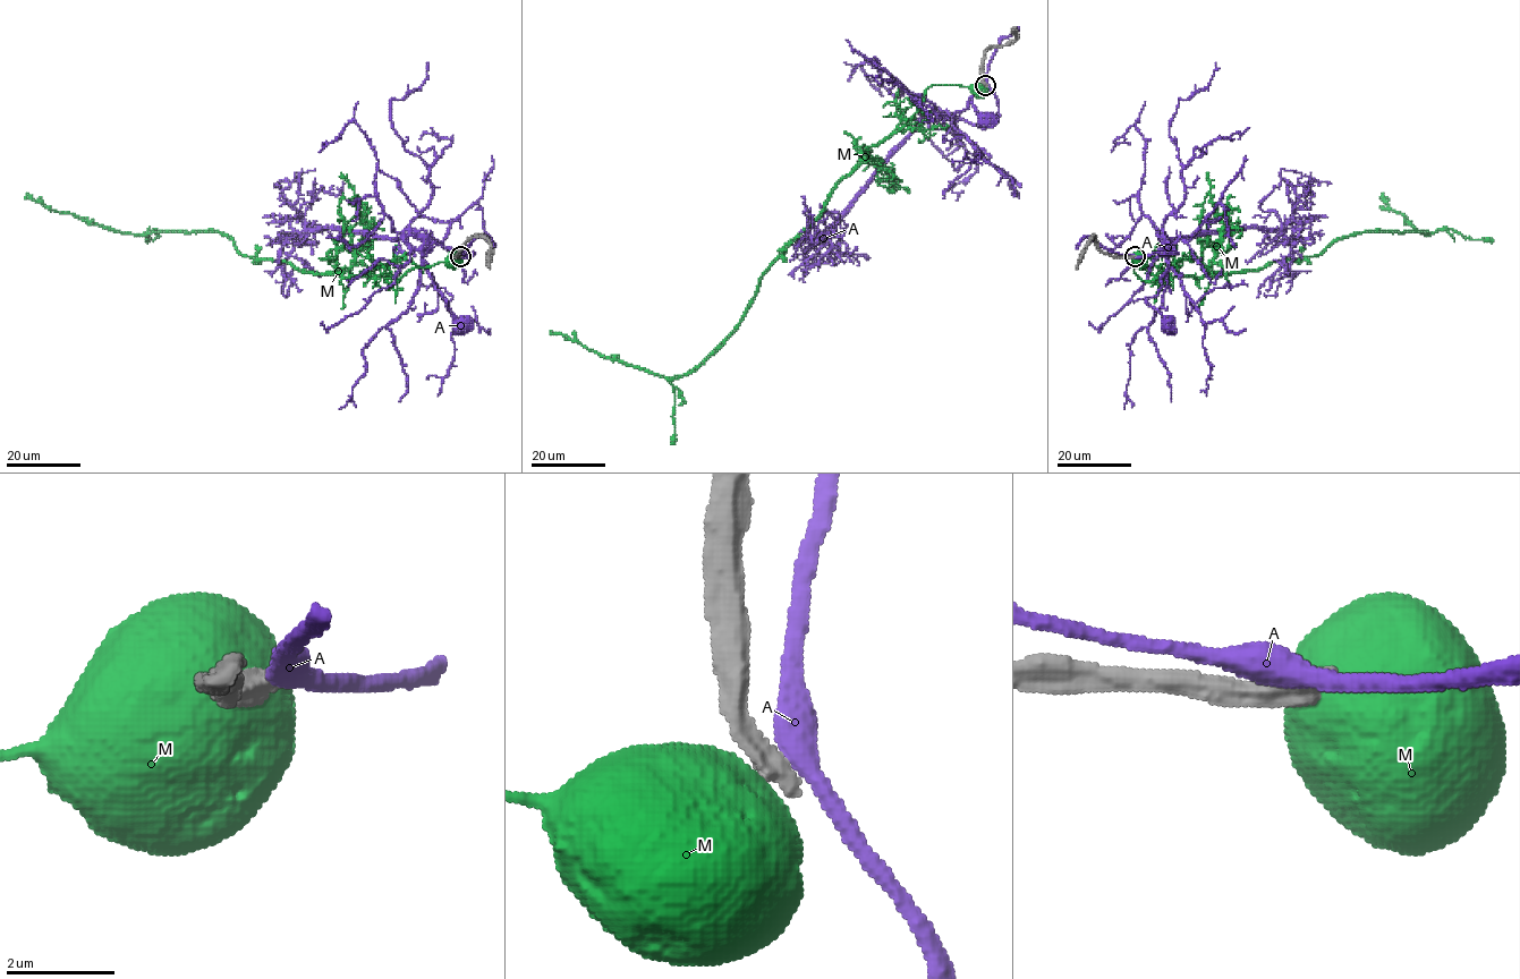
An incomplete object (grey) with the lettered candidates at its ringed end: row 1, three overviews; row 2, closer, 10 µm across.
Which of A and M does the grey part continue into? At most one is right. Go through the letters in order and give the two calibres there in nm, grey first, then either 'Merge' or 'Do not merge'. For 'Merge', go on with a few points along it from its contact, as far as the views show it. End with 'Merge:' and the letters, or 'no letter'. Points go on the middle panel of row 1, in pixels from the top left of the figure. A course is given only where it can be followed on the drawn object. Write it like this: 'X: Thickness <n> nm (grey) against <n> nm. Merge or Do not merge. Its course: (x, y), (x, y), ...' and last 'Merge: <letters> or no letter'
A: Thickness 500 nm (grey) against 460 nm. Do not merge
M: Thickness 550 nm (grey) against 850 nm. Do not merge
Merge: no letter

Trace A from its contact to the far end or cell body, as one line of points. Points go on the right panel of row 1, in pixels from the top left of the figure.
A: (1132, 256), (1177, 253), (1164, 239), (1166, 271), (1160, 279), (1158, 292), (1147, 301), (1169, 326)

